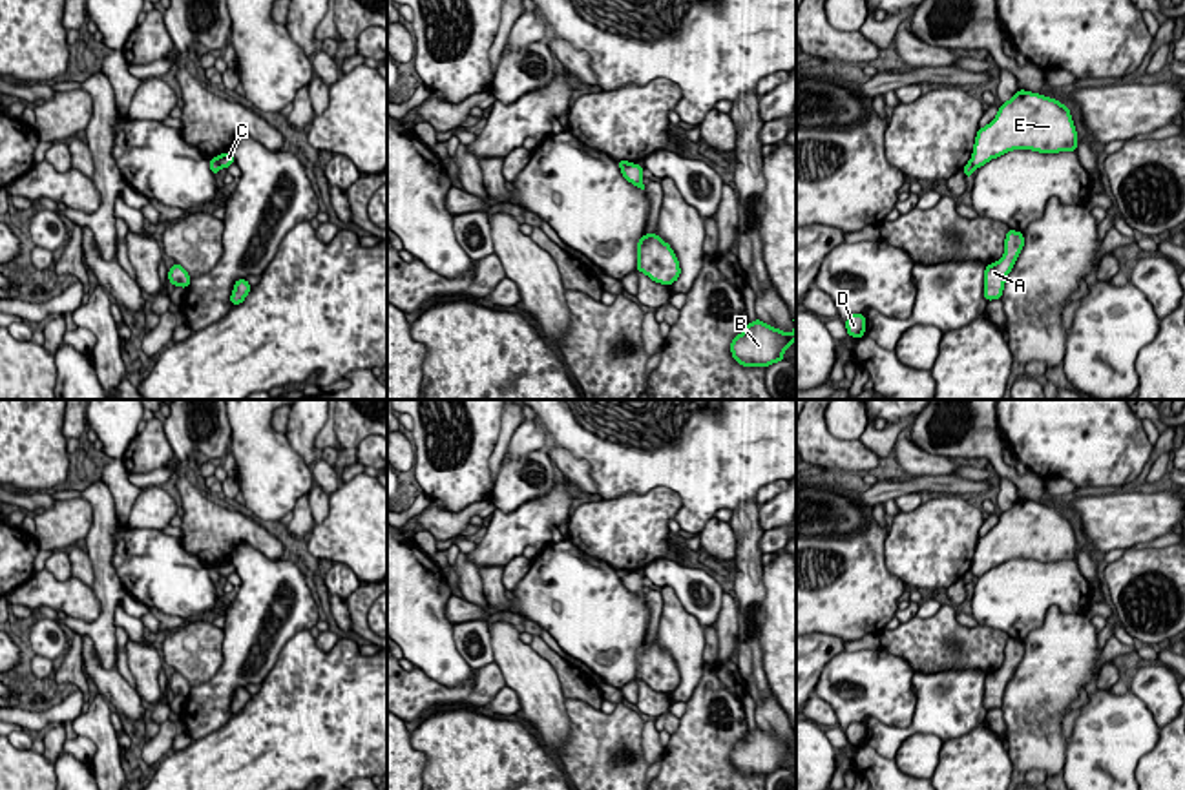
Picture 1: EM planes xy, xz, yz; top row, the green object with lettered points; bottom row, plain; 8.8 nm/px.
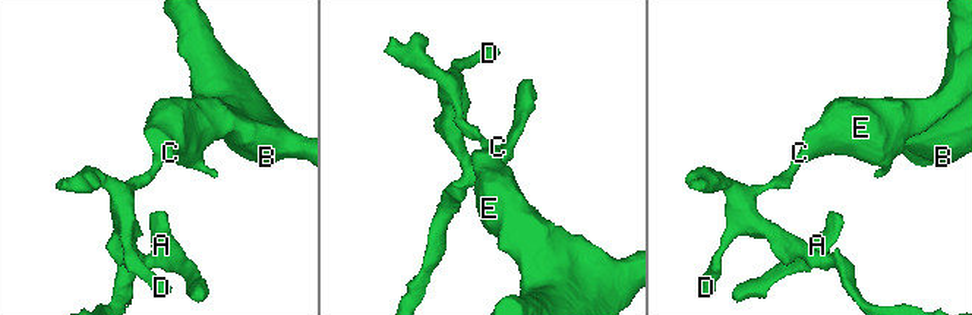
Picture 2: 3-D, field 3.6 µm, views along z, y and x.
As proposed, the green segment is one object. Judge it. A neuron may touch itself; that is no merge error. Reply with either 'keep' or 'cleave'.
cleave

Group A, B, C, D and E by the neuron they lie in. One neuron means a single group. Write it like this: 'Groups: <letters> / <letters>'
Groups: A D / B C E

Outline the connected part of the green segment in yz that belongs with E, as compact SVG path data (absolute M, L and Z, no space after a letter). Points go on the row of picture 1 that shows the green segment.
M1019 89L999 108L988 126L979 128L970 162L981 168L1012 150L1075 151L1077 140L1066 106L1055 99Z

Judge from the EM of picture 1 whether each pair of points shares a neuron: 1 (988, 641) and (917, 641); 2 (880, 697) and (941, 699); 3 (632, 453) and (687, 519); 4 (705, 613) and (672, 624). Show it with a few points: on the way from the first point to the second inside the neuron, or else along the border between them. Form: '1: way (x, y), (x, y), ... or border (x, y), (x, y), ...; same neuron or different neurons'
1: way (970, 641), (935, 641); same neuron
2: border (913, 672), (912, 721), (904, 727), (880, 723); different neurons
3: way (652, 458), (687, 493), (687, 498); same neuron
4: border (665, 586), (672, 590), (703, 628); different neurons

